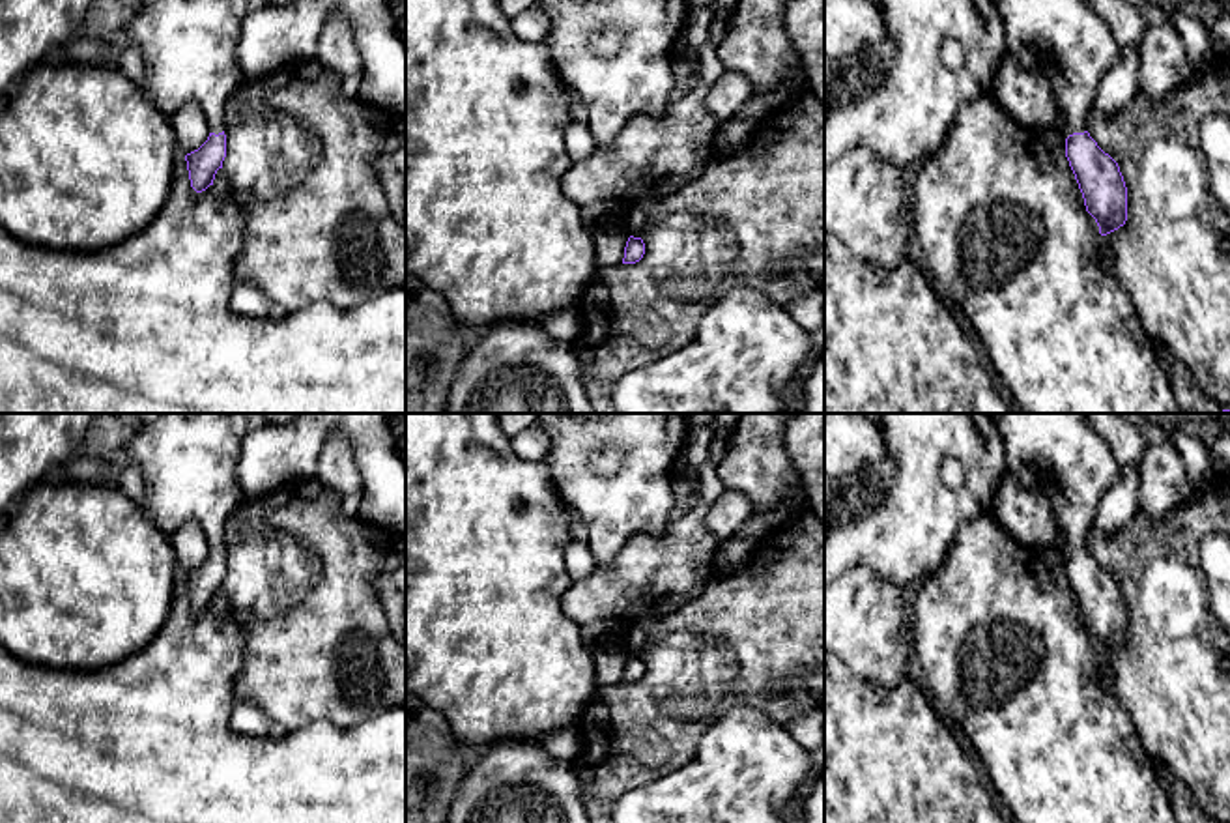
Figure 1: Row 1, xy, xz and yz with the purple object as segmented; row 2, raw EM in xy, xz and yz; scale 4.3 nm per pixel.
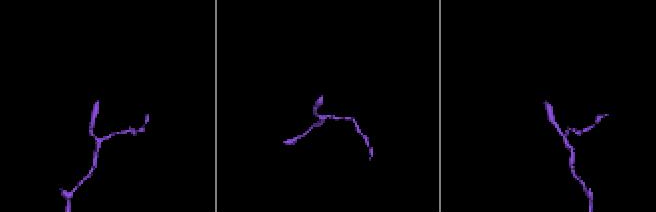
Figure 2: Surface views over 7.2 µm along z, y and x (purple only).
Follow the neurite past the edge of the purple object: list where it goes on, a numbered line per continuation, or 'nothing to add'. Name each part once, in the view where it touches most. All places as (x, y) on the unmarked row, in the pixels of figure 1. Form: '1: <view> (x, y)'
1: yz (1064, 453)

